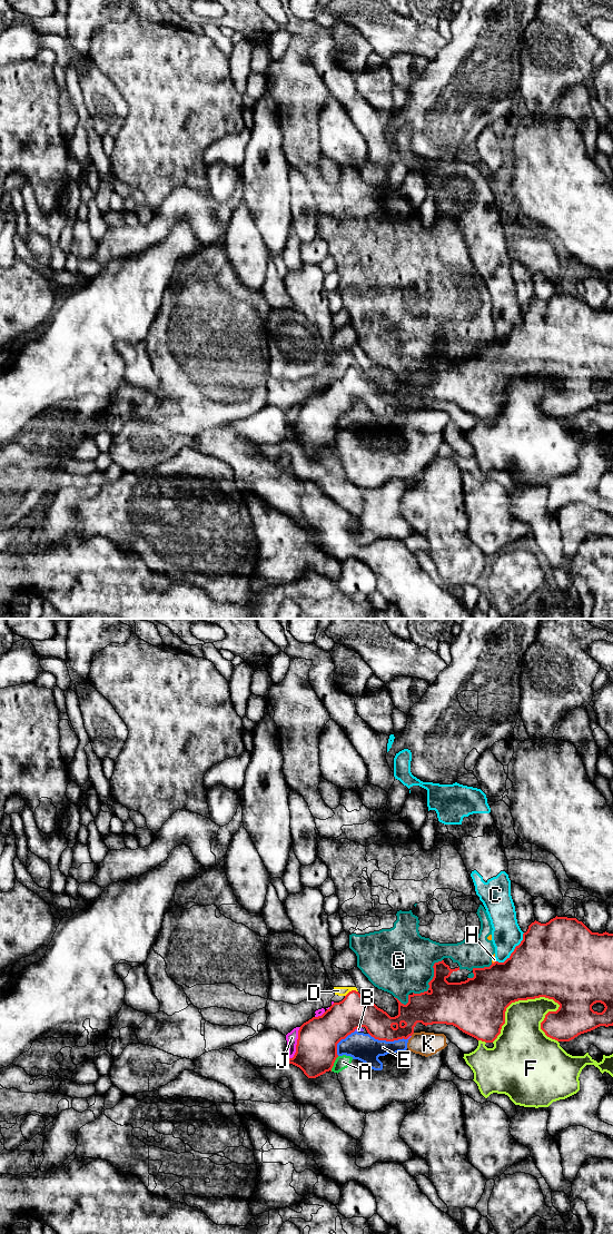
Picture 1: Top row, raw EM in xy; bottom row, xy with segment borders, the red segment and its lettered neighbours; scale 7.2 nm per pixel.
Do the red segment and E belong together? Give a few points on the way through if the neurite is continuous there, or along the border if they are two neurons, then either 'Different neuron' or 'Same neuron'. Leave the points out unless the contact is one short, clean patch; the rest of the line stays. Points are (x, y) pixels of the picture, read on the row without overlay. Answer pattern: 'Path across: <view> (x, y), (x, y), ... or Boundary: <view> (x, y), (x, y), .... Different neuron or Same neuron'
Different neuron

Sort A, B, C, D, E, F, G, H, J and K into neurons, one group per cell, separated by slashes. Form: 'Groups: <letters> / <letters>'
Groups: A B D E J K / C / F / G H

